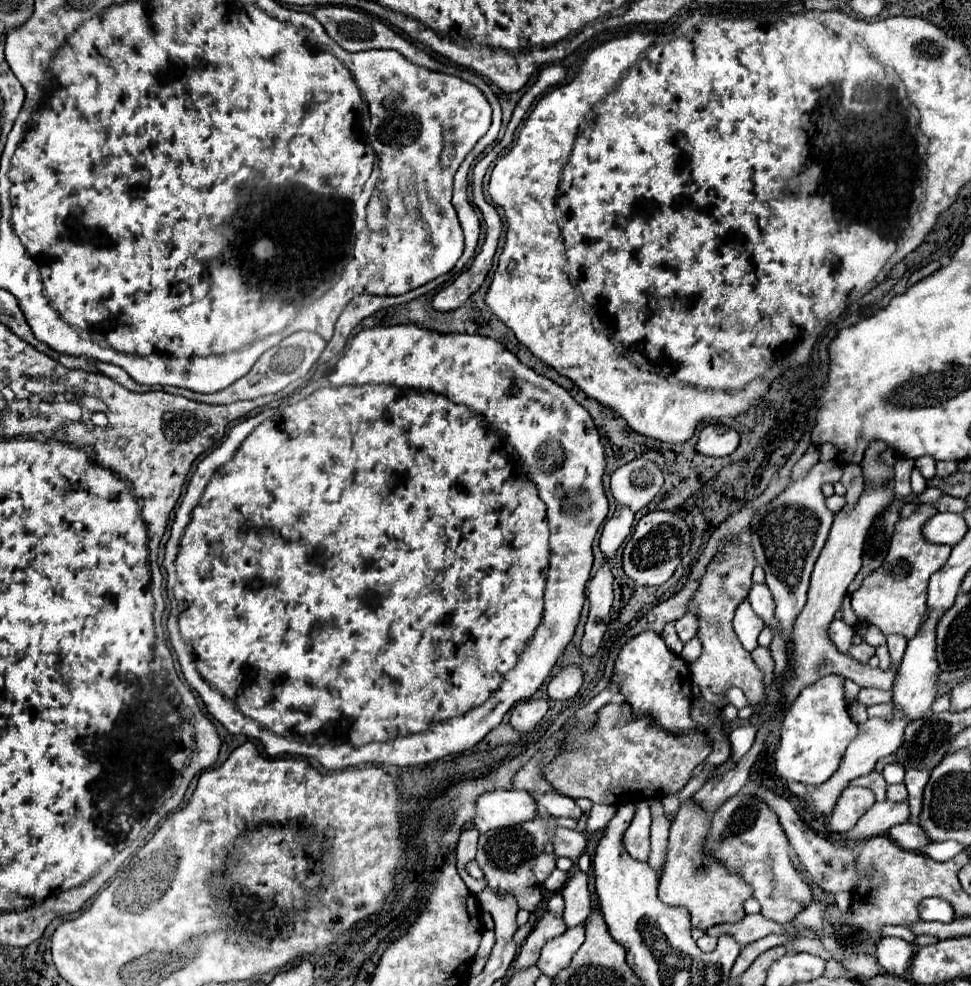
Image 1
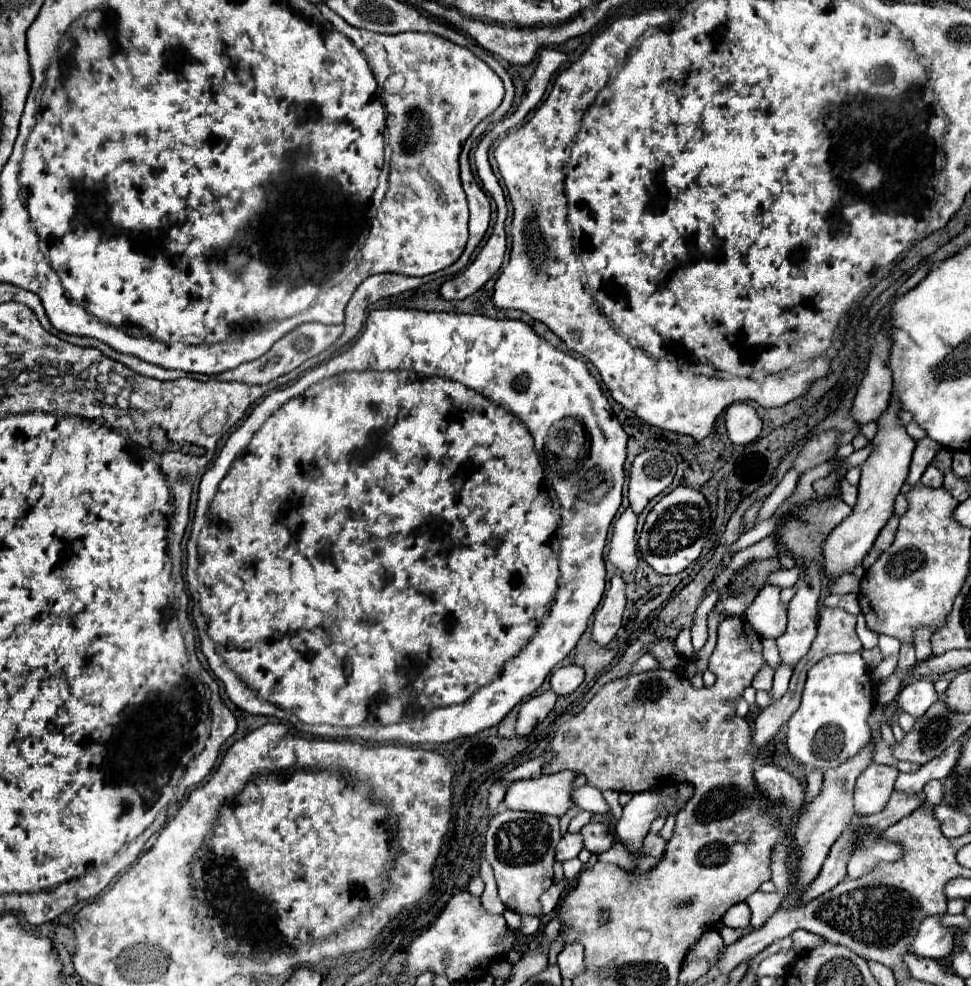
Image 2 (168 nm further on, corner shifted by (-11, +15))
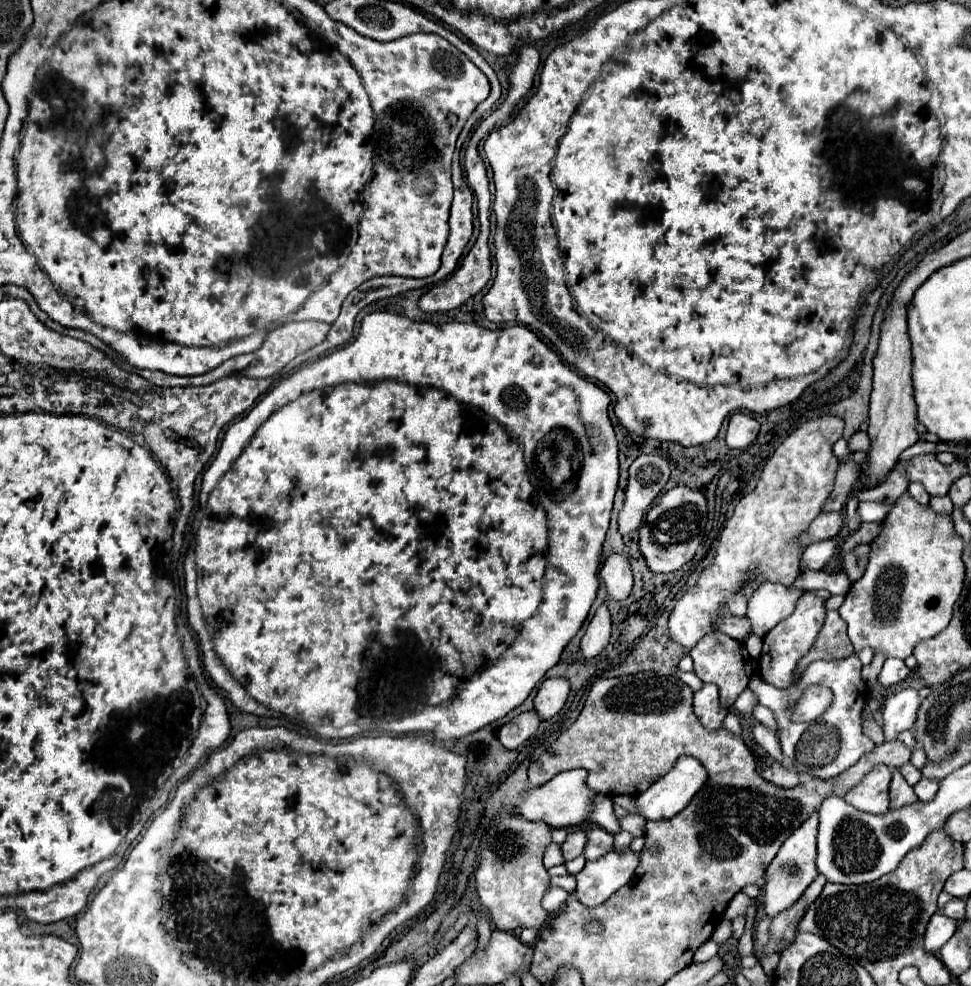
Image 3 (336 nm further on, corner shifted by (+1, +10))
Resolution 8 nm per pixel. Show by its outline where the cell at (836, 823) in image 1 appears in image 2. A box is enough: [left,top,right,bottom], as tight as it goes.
[854,763,898,815]

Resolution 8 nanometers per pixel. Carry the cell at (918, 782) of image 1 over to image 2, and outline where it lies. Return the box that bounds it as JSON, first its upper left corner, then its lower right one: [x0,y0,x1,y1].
[924,781,942,805]

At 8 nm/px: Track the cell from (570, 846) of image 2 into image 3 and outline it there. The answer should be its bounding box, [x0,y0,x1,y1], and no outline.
[562,830,588,860]

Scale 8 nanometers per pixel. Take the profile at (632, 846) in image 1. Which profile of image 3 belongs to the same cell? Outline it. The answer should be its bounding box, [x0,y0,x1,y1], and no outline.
[576,850,638,908]

